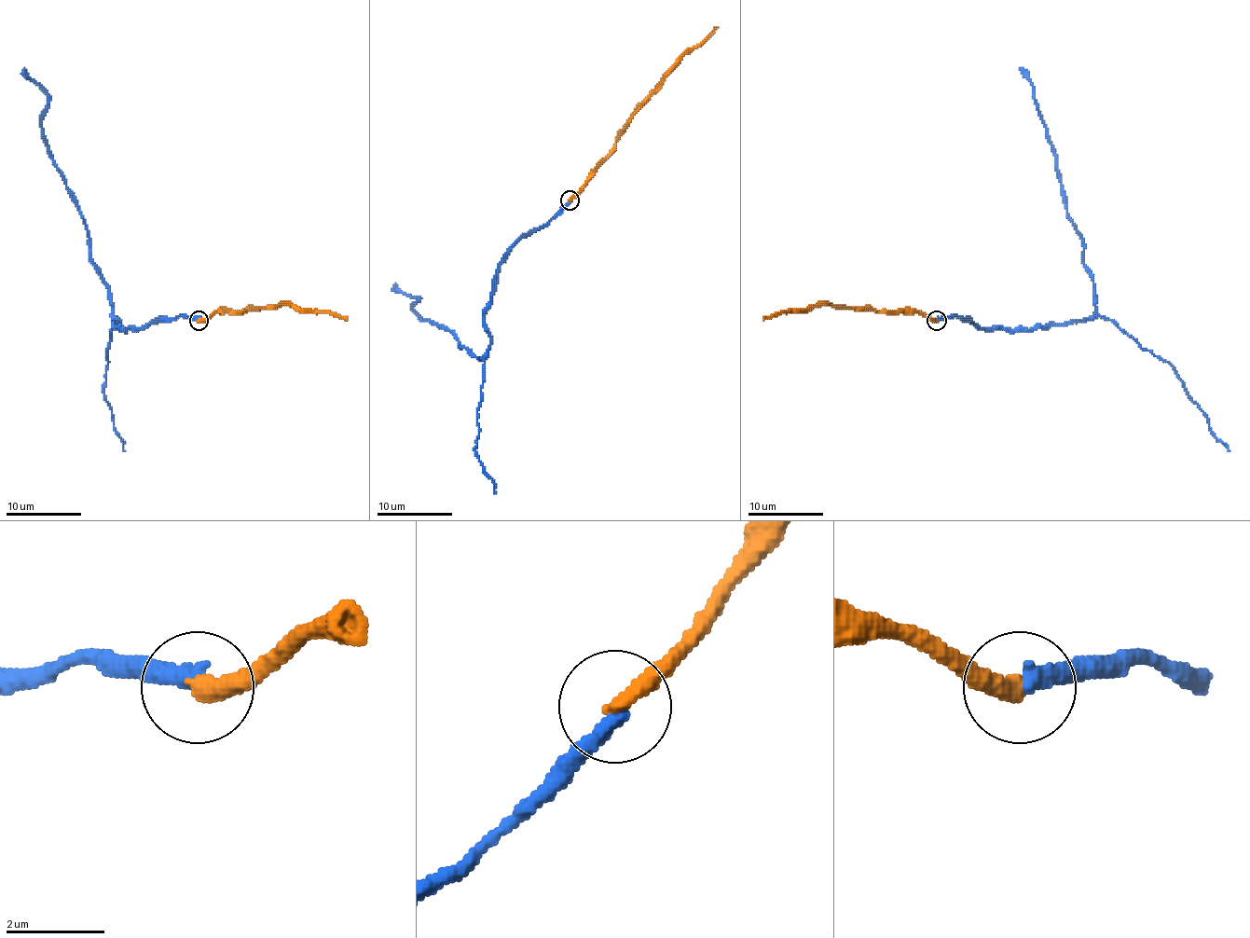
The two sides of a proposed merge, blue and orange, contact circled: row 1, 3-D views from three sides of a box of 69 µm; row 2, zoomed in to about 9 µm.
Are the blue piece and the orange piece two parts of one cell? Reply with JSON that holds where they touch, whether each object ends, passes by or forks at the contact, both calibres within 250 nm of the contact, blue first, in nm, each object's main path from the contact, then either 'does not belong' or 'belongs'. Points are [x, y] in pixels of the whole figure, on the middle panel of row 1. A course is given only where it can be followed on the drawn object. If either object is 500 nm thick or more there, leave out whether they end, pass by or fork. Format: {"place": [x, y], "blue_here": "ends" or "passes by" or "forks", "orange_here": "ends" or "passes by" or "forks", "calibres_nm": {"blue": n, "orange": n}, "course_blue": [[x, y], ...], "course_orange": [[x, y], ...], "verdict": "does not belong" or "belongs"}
{"place": [570, 200], "blue_here": "ends", "orange_here": "ends", "calibres_nm": {"blue": 400, "orange": 400}, "course_blue": [[570, 201], [500, 266], [483, 359], [426, 321], [412, 308], [418, 298], [395, 282]], "course_orange": [[570, 200], [610, 152], [626, 120], [661, 78], [718, 27]], "verdict": "belongs"}

